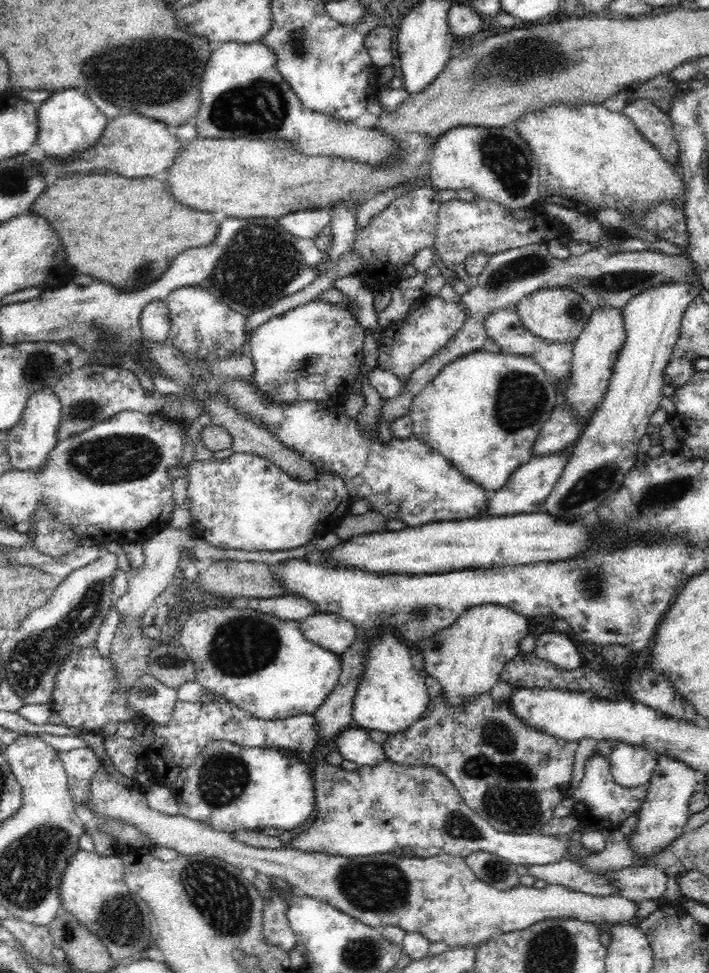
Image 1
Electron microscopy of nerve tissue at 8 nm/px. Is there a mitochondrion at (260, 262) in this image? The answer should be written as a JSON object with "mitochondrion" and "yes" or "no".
{"mitochondrion":"yes"}

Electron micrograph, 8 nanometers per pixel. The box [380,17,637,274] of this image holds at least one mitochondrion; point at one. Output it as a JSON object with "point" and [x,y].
{"point":[522,59]}

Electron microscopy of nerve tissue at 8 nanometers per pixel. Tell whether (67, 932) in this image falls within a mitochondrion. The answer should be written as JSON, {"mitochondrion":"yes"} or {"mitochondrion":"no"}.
{"mitochondrion":"yes"}

